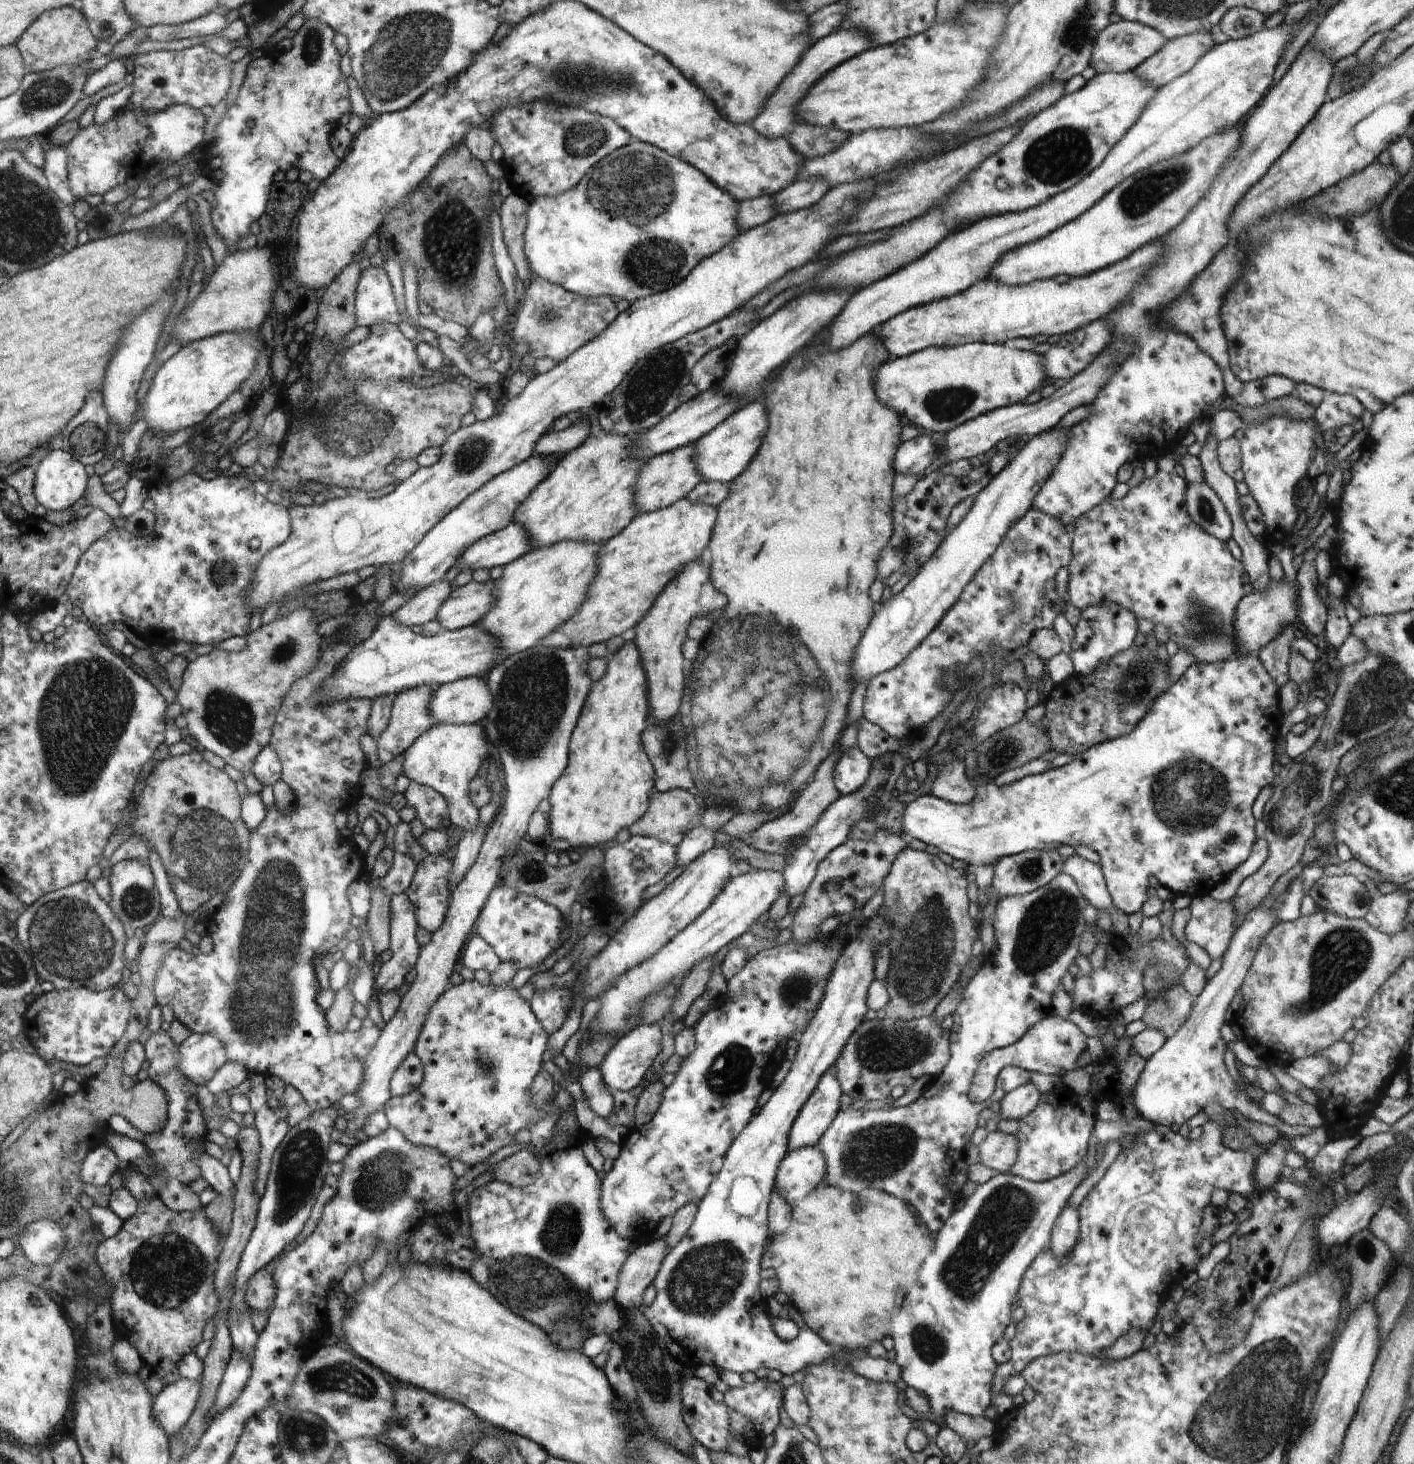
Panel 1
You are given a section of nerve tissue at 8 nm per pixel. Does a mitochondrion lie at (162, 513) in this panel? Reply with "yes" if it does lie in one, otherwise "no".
no

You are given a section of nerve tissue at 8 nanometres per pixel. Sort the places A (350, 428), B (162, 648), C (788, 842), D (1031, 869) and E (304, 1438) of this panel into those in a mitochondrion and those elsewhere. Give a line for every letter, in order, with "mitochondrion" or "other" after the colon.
A: mitochondrion
B: other
C: mitochondrion
D: mitochondrion
E: mitochondrion

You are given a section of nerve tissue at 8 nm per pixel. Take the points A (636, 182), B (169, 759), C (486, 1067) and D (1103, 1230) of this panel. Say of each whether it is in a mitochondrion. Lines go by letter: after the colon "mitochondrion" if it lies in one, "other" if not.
A: mitochondrion
B: other
C: mitochondrion
D: mitochondrion

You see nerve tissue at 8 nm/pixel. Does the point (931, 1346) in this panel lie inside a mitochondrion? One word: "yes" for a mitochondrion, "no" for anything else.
yes

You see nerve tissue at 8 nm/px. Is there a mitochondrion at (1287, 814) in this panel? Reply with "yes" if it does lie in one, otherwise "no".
yes

